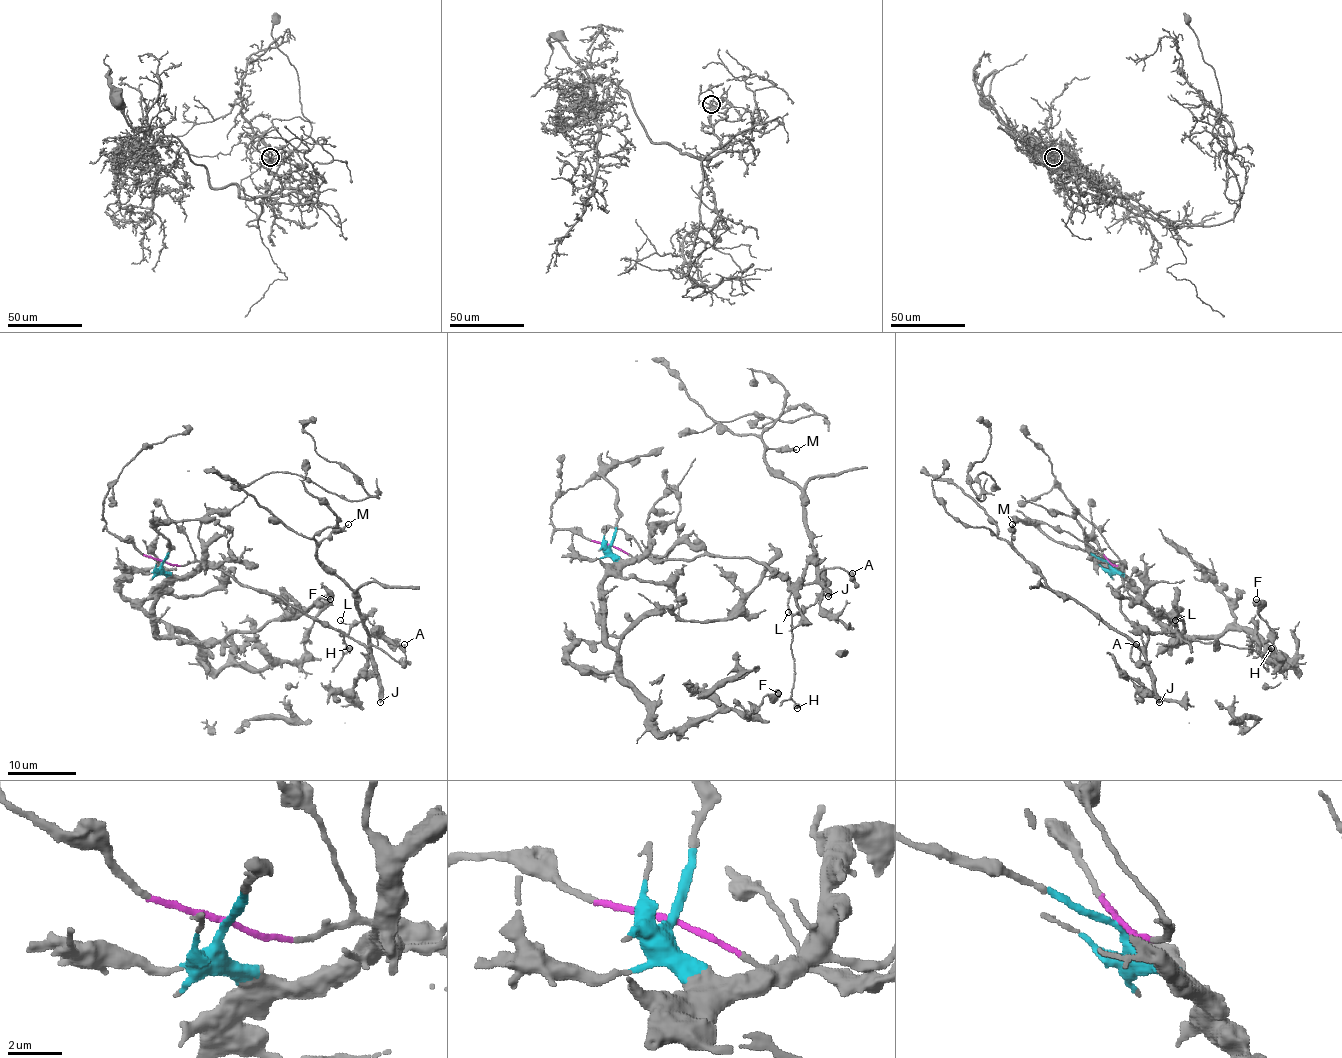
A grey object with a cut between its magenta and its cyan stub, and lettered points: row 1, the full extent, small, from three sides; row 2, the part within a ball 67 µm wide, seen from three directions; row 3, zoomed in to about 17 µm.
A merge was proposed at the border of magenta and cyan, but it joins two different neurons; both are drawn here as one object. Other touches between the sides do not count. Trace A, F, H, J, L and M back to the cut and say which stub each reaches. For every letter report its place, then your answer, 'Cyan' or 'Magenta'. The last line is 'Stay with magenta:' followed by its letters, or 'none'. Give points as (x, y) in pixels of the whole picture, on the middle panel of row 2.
A: Place: (852, 573). Magenta
F: Place: (778, 693). Cyan
H: Place: (797, 708). Magenta
J: Place: (828, 596). Magenta
L: Place: (788, 612). Magenta
M: Place: (796, 449). Magenta
Stay with magenta: A, H, J, L, M

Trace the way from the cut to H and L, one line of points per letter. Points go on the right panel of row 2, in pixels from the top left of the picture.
H: (1108, 561), (1121, 563), (1120, 609), (1147, 634), (1234, 645), (1259, 653), (1271, 648)
L: (1108, 561), (1111, 565), (1121, 563), (1120, 609), (1147, 634), (1174, 636), (1174, 621)

